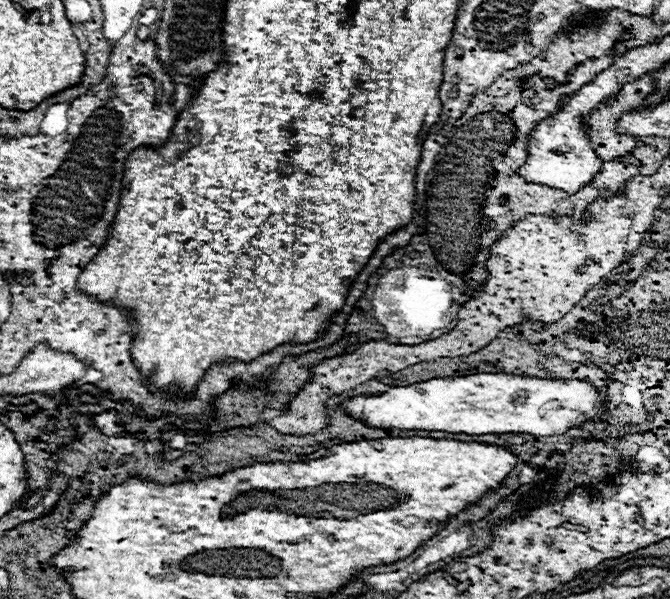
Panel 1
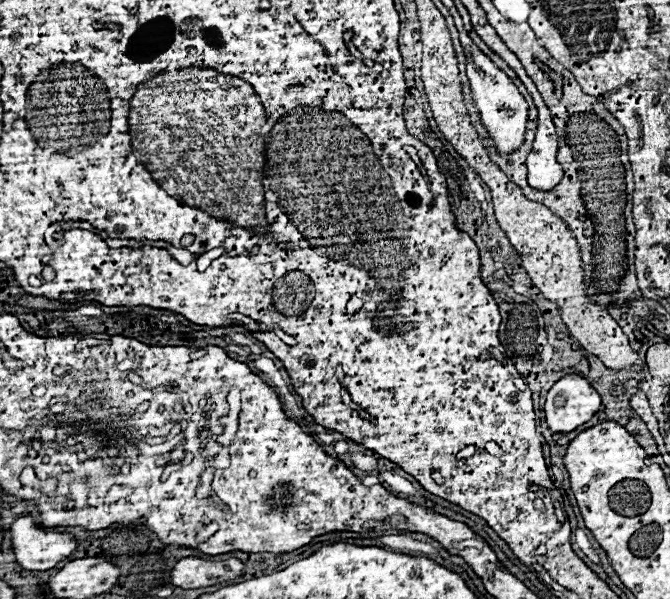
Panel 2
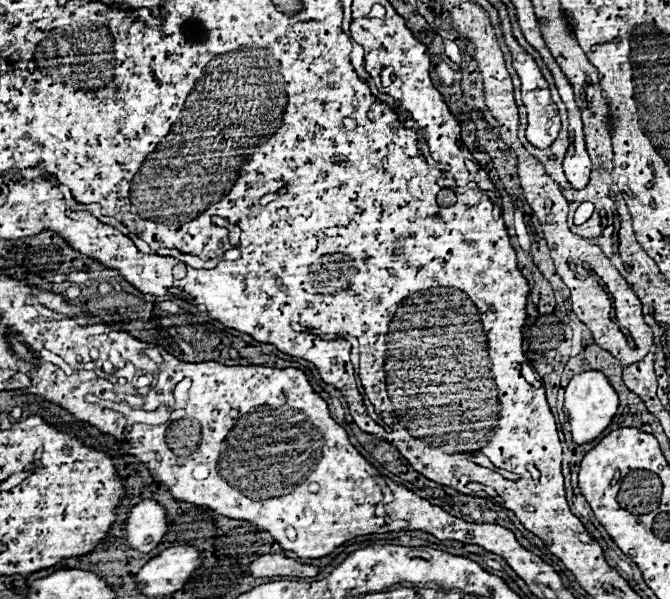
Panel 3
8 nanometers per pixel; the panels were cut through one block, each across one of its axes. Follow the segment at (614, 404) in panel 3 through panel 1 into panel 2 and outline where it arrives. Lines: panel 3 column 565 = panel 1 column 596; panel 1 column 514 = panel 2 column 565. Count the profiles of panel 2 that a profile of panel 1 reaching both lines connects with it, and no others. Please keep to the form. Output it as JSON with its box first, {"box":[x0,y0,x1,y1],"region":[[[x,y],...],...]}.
{"box":[544,374,600,432],"region":[[[578,374],[560,378],[546,396],[544,412],[552,432],[572,432],[600,408],[600,394]]]}

